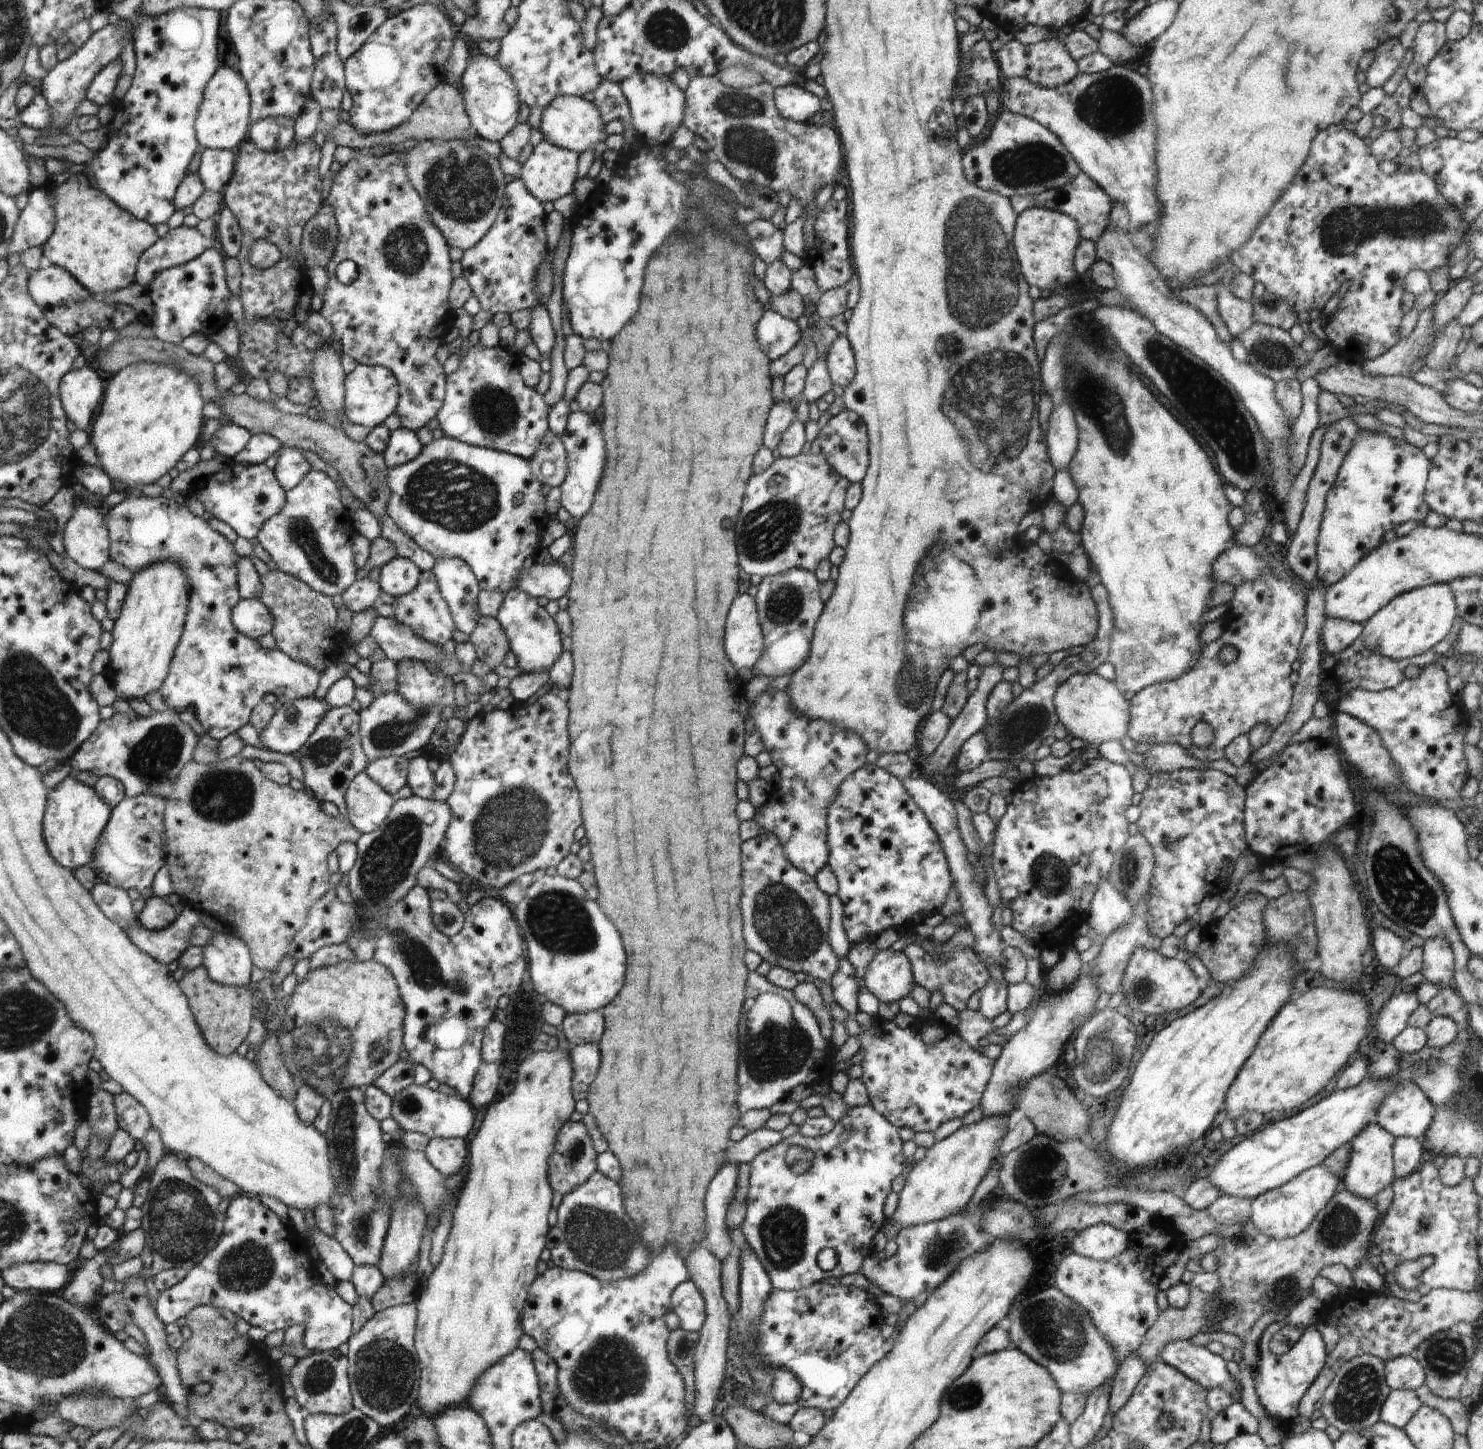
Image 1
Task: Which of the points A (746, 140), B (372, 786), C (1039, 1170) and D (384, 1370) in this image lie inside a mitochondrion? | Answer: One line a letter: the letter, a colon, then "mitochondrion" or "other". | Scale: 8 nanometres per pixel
A: mitochondrion
B: other
C: mitochondrion
D: mitochondrion

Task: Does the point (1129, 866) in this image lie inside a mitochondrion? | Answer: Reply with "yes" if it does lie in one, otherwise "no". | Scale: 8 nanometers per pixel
yes

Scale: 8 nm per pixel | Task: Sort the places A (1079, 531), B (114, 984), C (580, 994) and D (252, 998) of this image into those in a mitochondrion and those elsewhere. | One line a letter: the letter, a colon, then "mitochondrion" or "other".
A: other
B: other
C: other
D: other

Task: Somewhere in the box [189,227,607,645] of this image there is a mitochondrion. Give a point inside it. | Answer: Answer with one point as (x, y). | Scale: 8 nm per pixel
(457, 498)

